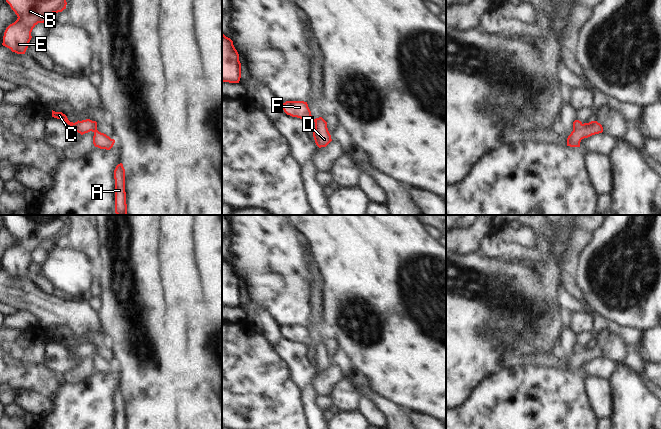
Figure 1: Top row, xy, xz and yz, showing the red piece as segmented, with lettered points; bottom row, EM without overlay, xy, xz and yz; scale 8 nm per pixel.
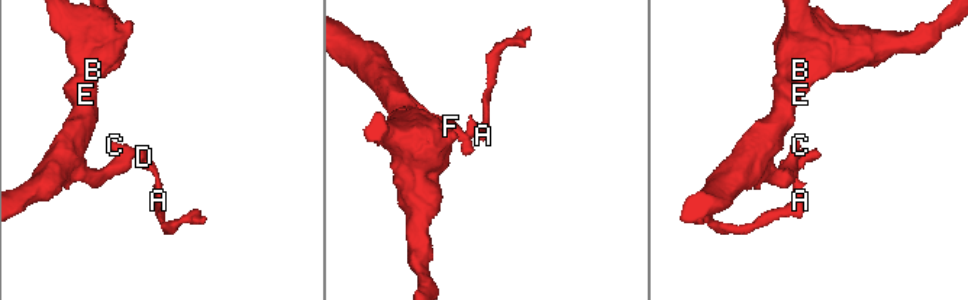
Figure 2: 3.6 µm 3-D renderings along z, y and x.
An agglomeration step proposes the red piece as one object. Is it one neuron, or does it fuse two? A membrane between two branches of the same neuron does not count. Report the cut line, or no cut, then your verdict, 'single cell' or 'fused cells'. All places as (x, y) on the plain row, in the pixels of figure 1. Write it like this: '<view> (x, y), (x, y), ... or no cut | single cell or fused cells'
yz (582, 348), (573, 354) | fused cells

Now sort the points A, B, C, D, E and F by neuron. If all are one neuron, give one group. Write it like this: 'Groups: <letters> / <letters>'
Groups: A D / B C E F.

